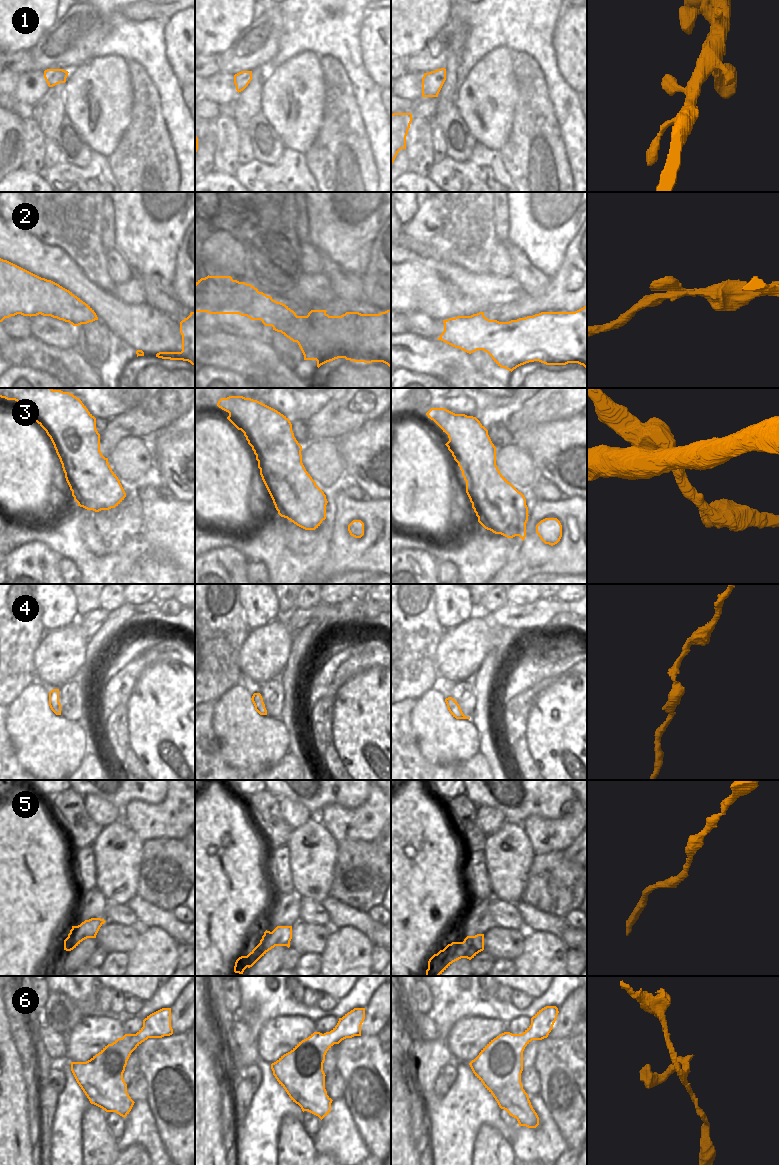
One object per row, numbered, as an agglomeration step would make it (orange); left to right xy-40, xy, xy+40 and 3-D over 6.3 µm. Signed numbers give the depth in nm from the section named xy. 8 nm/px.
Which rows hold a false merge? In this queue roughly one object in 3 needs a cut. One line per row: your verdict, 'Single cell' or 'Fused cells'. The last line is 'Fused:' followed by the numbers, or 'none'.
1: Single cell
2: Single cell
3: Single cell
4: Single cell
5: Single cell
6: Single cell
Fused: none.

